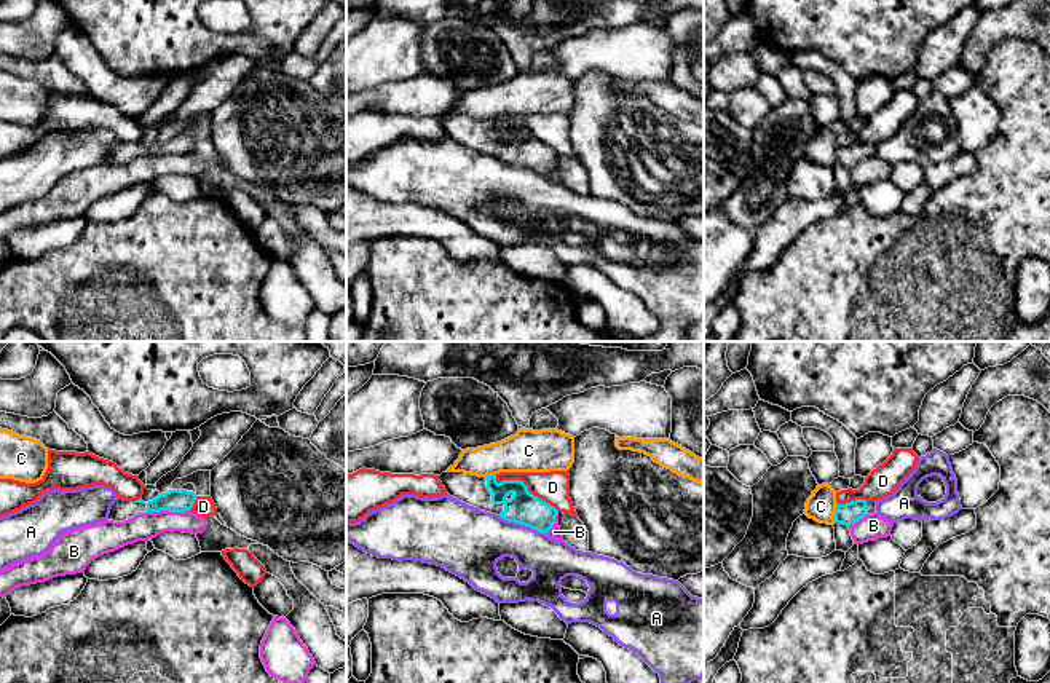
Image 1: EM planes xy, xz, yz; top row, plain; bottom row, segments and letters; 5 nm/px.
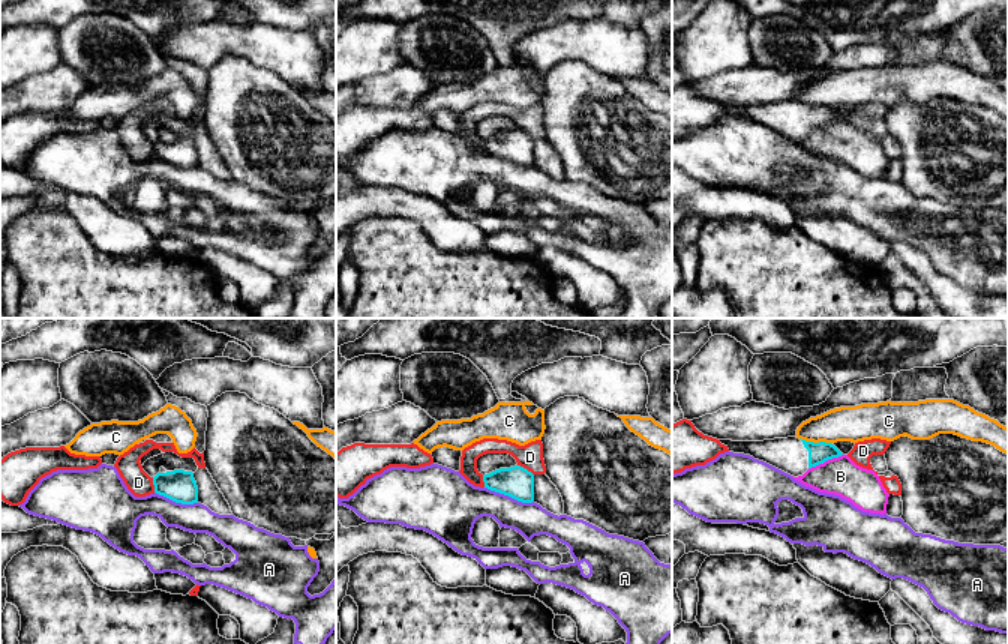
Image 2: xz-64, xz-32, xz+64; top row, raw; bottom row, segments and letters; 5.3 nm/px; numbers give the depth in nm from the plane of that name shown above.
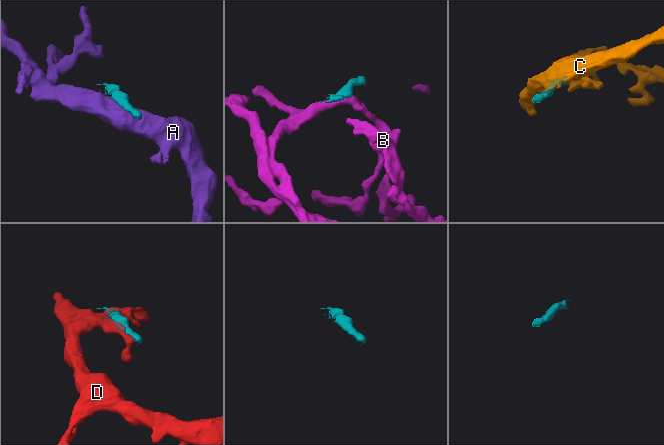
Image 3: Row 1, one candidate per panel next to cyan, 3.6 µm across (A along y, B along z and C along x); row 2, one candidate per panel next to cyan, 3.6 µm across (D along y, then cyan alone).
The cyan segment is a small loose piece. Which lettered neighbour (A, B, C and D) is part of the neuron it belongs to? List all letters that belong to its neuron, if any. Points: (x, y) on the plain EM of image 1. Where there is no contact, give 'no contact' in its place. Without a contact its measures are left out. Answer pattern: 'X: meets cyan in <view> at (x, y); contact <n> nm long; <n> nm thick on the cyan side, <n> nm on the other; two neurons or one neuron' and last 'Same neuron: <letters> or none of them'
A: meets cyan in xz at (522, 166); contact 260 nm long; 160 nm thick on the cyan side, 300 nm on the other; two neurons
B: meets cyan in xy at (161, 152); contact 280 nm long; 110 nm thick on the cyan side, 140 nm on the other; two neurons
C: meets cyan in yz at (835, 157); contact 100 nm long; 110 nm thick on the cyan side, 150 nm on the other; two neurons
D: meets cyan in xz at (525, 128); contact 380 nm long; 160 nm thick on the cyan side, 160 nm on the other; two neurons
Same neuron: none of them

